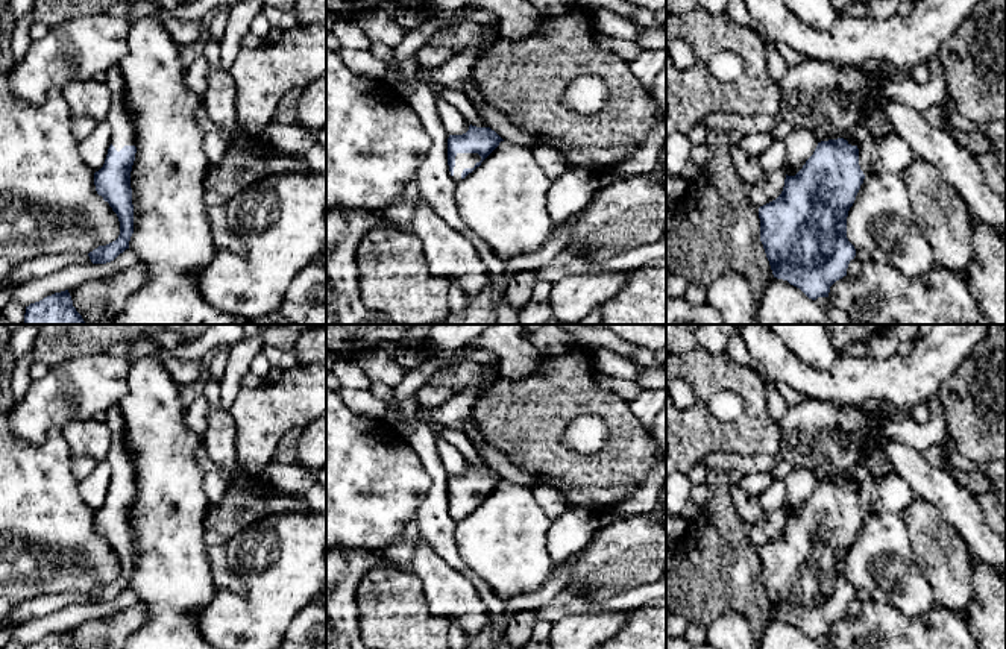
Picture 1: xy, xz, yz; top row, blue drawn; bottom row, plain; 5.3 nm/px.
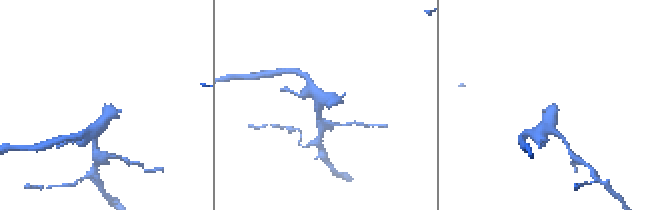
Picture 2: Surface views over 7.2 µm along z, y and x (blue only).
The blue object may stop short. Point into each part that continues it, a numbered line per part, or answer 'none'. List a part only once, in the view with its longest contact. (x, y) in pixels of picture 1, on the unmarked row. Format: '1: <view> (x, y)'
1: xz (463, 501)

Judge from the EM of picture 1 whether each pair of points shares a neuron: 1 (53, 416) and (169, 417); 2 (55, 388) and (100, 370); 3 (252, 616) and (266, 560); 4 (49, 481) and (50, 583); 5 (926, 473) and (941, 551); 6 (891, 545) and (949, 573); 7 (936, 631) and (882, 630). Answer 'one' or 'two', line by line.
1: two
2: one
3: one
4: one
5: two
6: two
7: one

